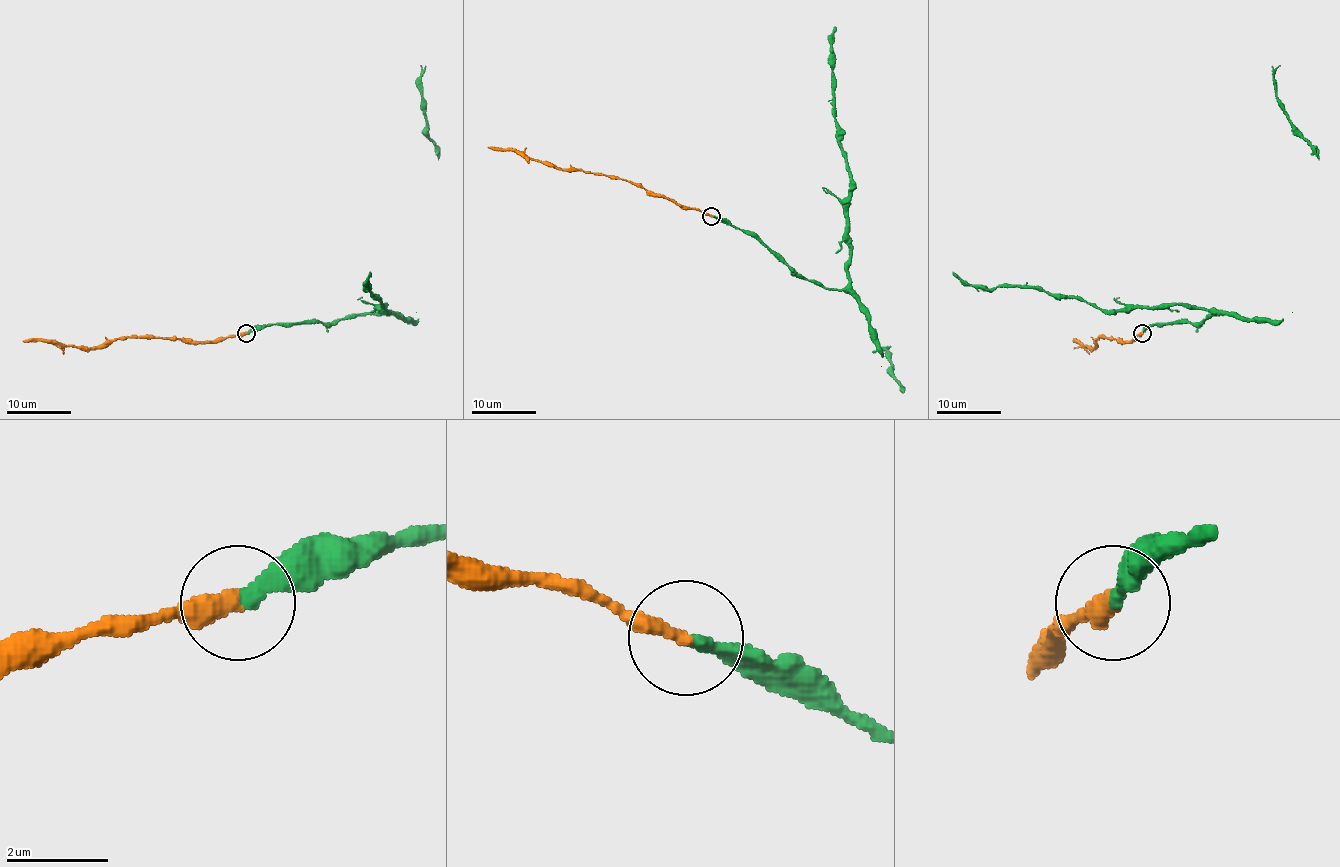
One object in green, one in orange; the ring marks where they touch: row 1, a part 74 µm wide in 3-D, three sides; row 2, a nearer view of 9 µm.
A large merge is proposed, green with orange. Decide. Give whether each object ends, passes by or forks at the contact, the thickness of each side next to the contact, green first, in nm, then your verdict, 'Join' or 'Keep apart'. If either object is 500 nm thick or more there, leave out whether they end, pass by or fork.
At the ring green ends. At the ring orange ends. Thickness 280 nm (green) against 360 nm. Join

